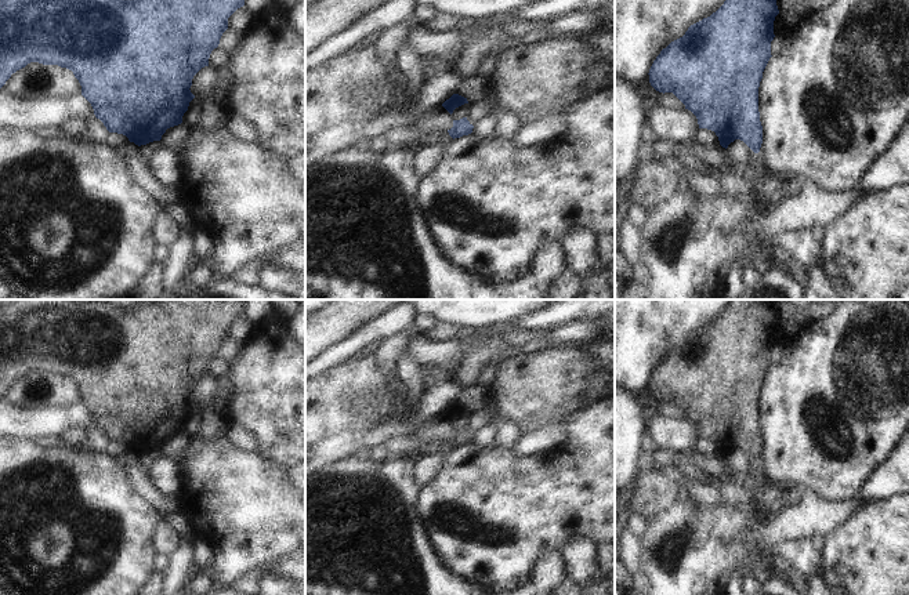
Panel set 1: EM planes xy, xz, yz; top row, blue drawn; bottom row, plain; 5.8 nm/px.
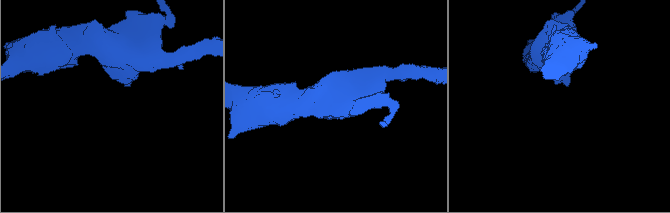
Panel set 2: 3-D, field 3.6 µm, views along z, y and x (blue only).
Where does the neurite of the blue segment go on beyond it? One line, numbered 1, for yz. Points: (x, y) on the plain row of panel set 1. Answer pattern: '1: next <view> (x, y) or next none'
1: next none

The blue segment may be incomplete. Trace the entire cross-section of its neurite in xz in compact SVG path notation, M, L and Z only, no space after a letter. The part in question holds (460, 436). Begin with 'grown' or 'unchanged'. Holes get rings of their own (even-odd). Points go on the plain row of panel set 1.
unchanged; M463 427L460 429L453 429L453 436L448 439L448 442L454 449L471 443L472 438L474 435L467 429L467 427Z

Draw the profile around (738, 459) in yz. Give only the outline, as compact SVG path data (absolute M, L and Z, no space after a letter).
M735 449L727 457L727 461L739 472L746 474L752 479L757 475L757 462L754 462L743 450Z

